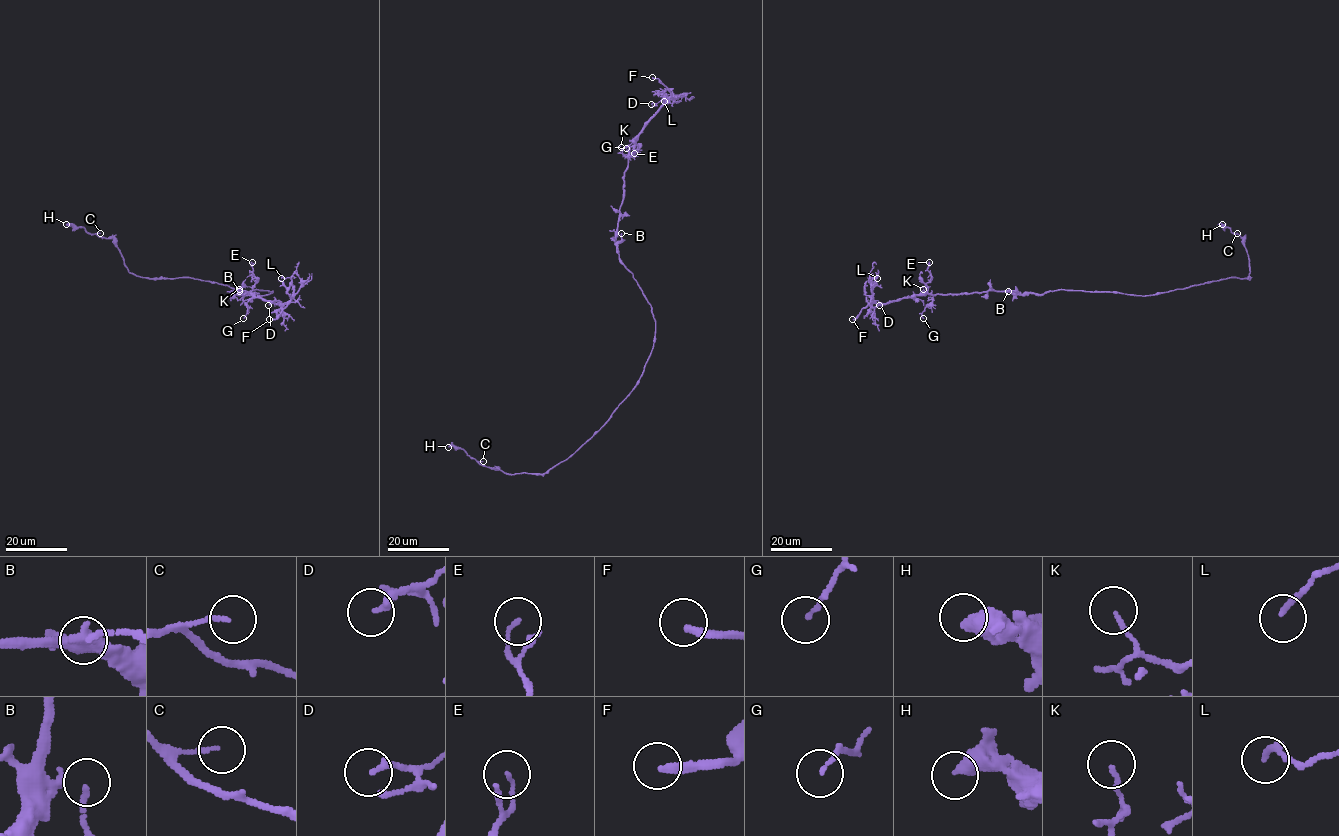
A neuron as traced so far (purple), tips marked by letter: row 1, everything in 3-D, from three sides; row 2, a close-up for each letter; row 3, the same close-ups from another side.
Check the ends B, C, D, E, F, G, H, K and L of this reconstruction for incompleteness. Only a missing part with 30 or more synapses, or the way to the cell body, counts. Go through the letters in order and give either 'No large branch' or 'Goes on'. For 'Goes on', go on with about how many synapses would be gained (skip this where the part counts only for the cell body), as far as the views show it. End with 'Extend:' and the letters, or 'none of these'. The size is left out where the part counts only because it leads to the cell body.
B: No large branch
C: No large branch
D: No large branch
E: No large branch
F: Goes on
G: No large branch
H: No large branch
K: No large branch
L: No large branch
Extend: F

